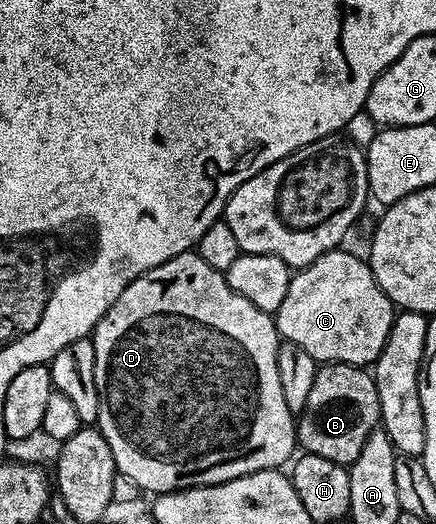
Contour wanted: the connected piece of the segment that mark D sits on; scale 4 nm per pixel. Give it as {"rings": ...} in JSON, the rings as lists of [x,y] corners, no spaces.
{"rings":[[[198,251],[177,254],[169,258],[169,262],[161,262],[161,266],[153,266],[153,270],[129,282],[129,286],[125,286],[117,302],[113,302],[113,306],[109,306],[107,313],[95,323],[95,331],[89,338],[93,342],[95,355],[93,378],[97,378],[99,399],[97,427],[105,442],[109,442],[109,450],[113,450],[116,473],[131,479],[144,493],[182,492],[189,488],[229,482],[233,478],[241,478],[245,474],[261,470],[270,468],[279,470],[284,467],[283,463],[286,465],[296,455],[297,420],[289,410],[289,406],[285,406],[285,394],[281,390],[281,374],[277,370],[281,337],[279,331],[275,329],[274,315],[265,310],[257,310],[253,302],[241,298],[241,294],[237,294],[229,286],[226,275],[213,270],[209,262],[200,258]]]}

